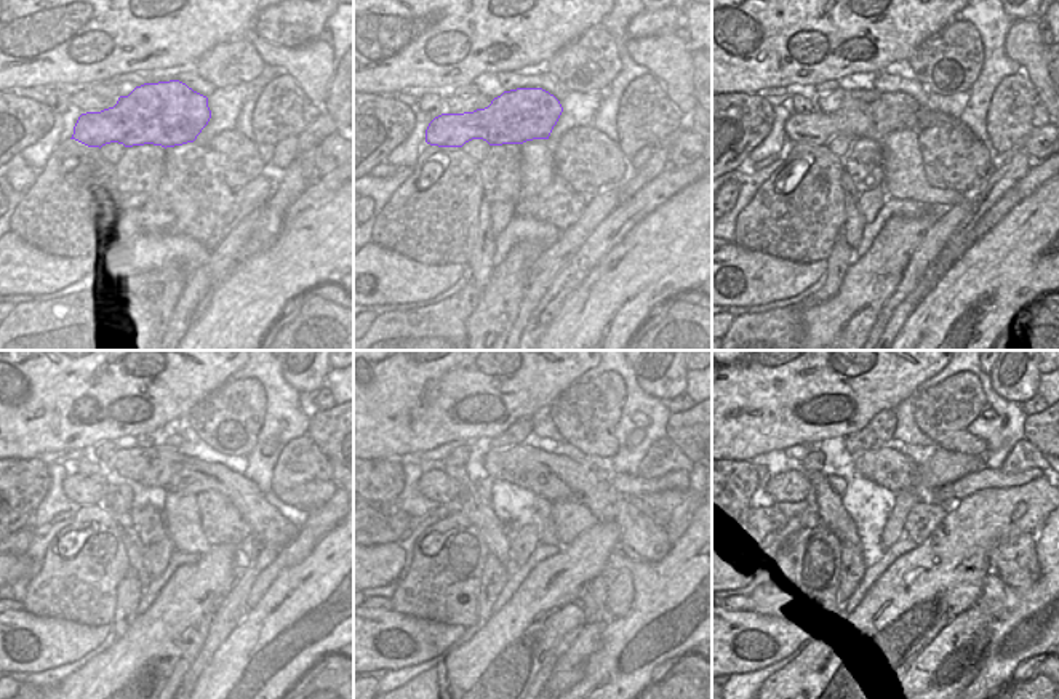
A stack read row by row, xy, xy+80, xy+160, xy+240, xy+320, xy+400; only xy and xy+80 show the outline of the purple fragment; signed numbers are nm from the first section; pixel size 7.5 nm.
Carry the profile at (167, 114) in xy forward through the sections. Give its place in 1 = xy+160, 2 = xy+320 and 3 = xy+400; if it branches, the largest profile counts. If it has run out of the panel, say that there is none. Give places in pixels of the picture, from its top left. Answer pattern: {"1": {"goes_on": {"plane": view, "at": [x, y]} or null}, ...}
{"1": {"goes_on": {"plane": "xy+160", "at": [890, 114]}}, "2": {"goes_on": {"plane": "xy+320", "at": [435, 485]}}, "3": {"goes_on": {"plane": "xy+400", "at": [789, 487]}}}

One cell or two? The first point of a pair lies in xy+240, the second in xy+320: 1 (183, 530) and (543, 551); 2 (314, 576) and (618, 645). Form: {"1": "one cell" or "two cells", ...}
{"1": "two cells", "2": "one cell"}

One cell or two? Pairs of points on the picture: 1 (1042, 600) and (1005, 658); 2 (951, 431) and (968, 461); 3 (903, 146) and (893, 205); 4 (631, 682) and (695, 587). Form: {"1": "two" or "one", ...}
{"1": "one", "2": "two", "3": "two", "4": "one"}

